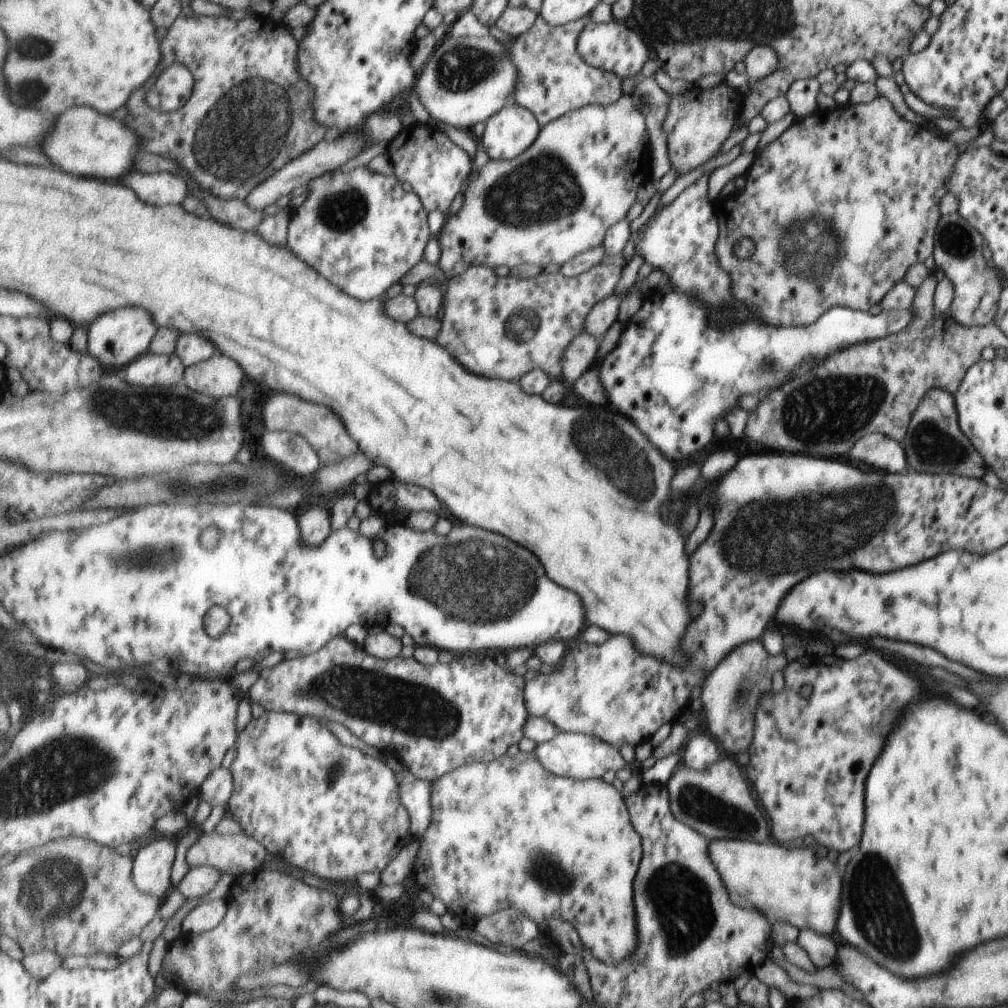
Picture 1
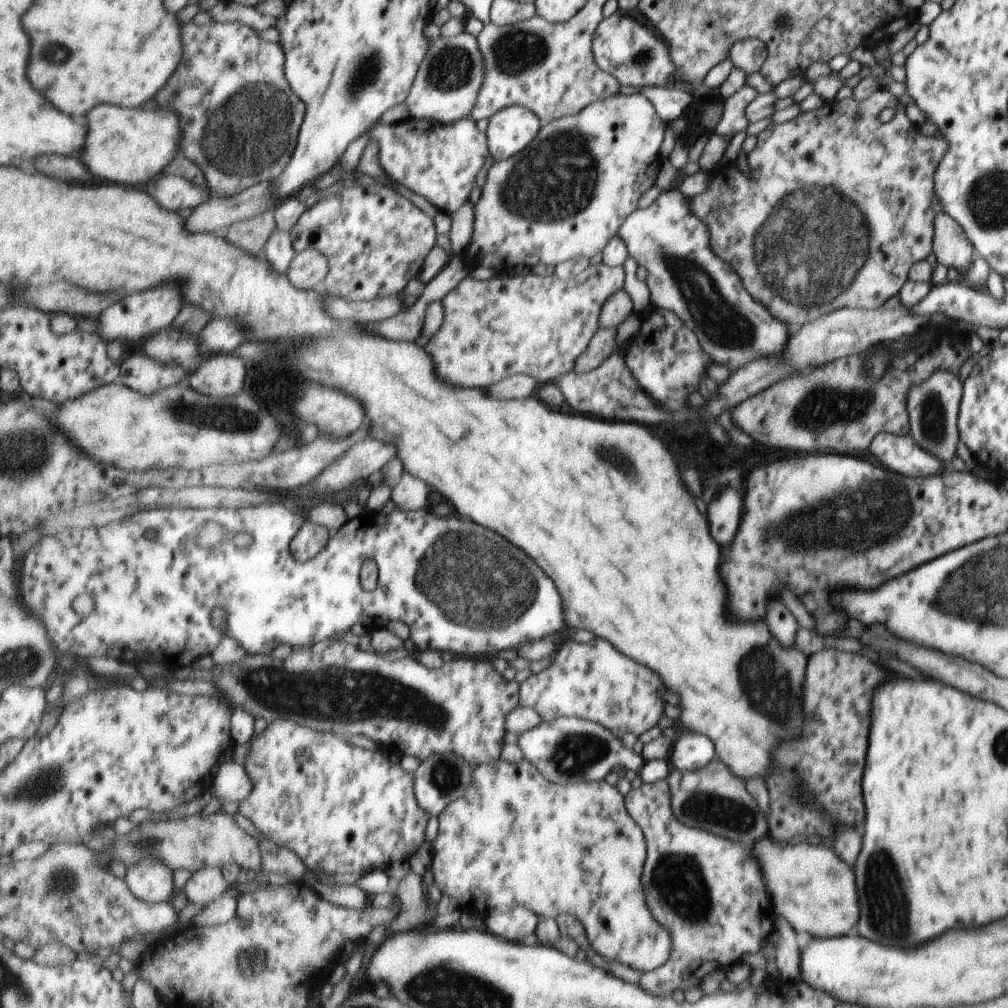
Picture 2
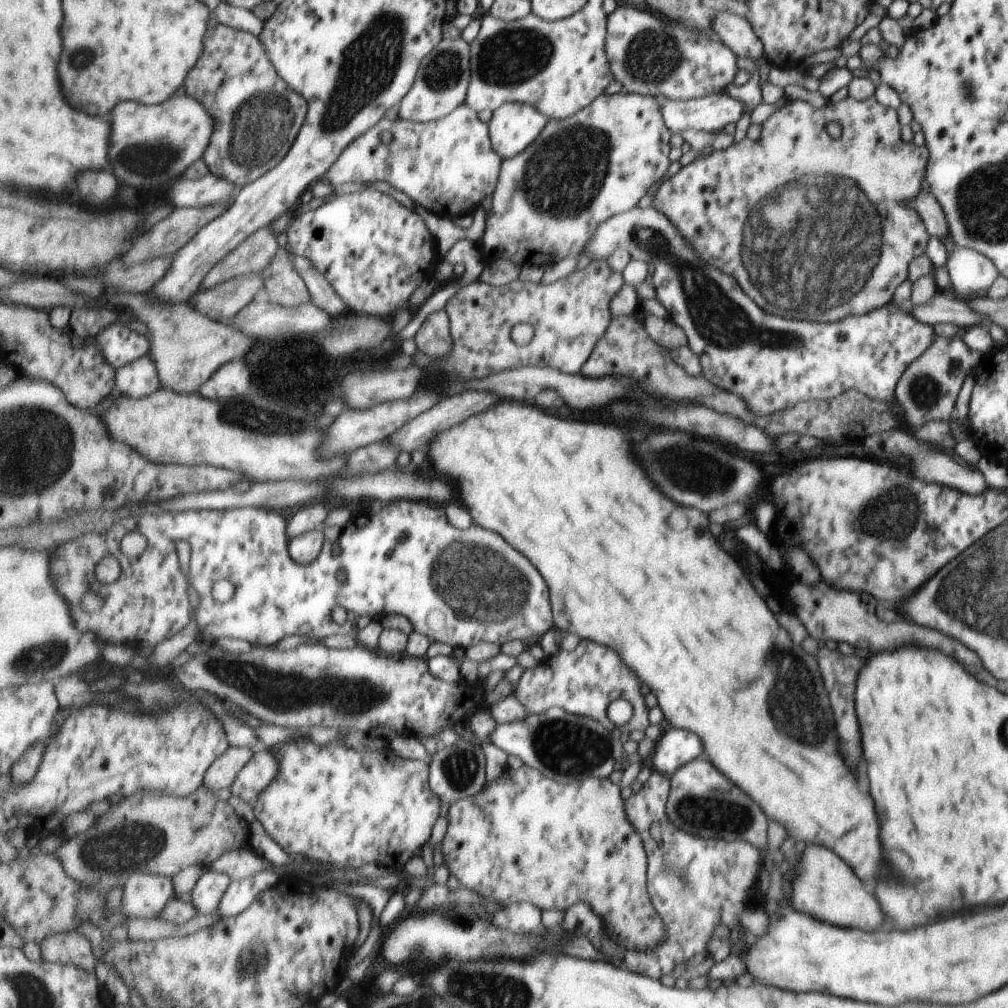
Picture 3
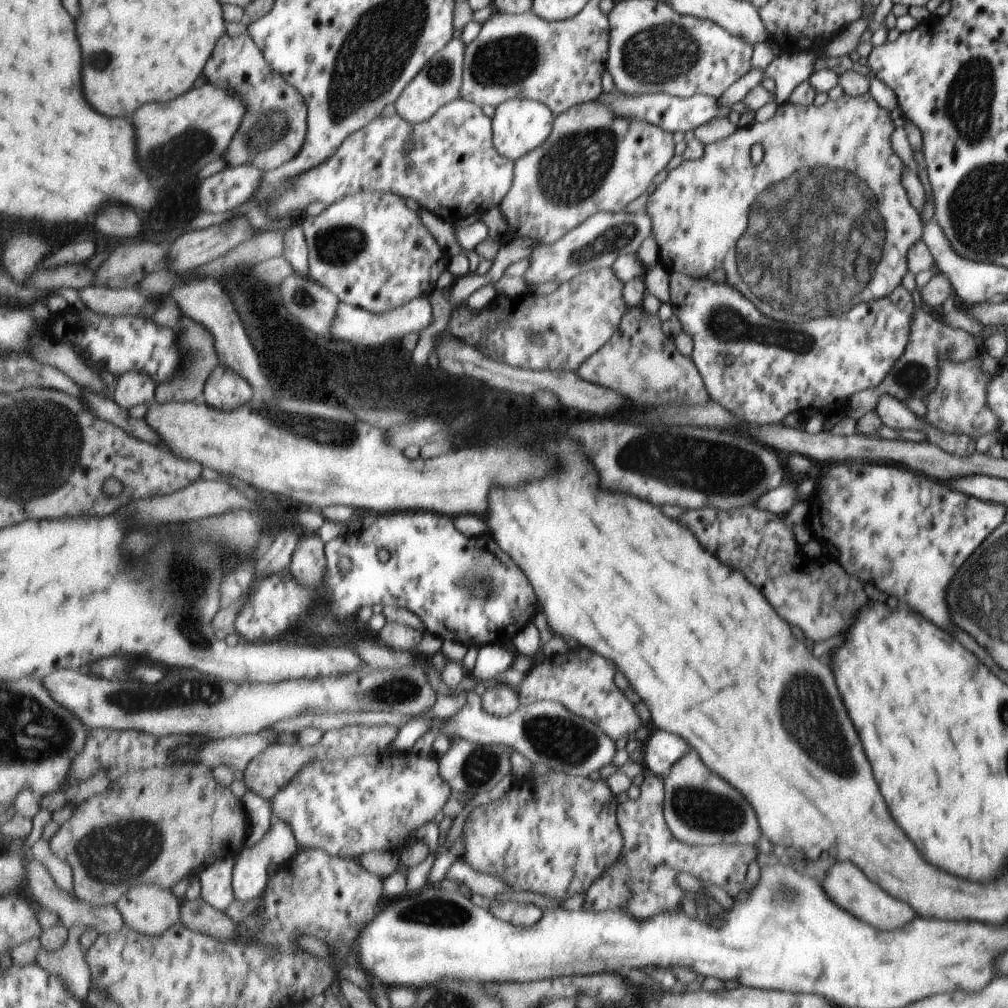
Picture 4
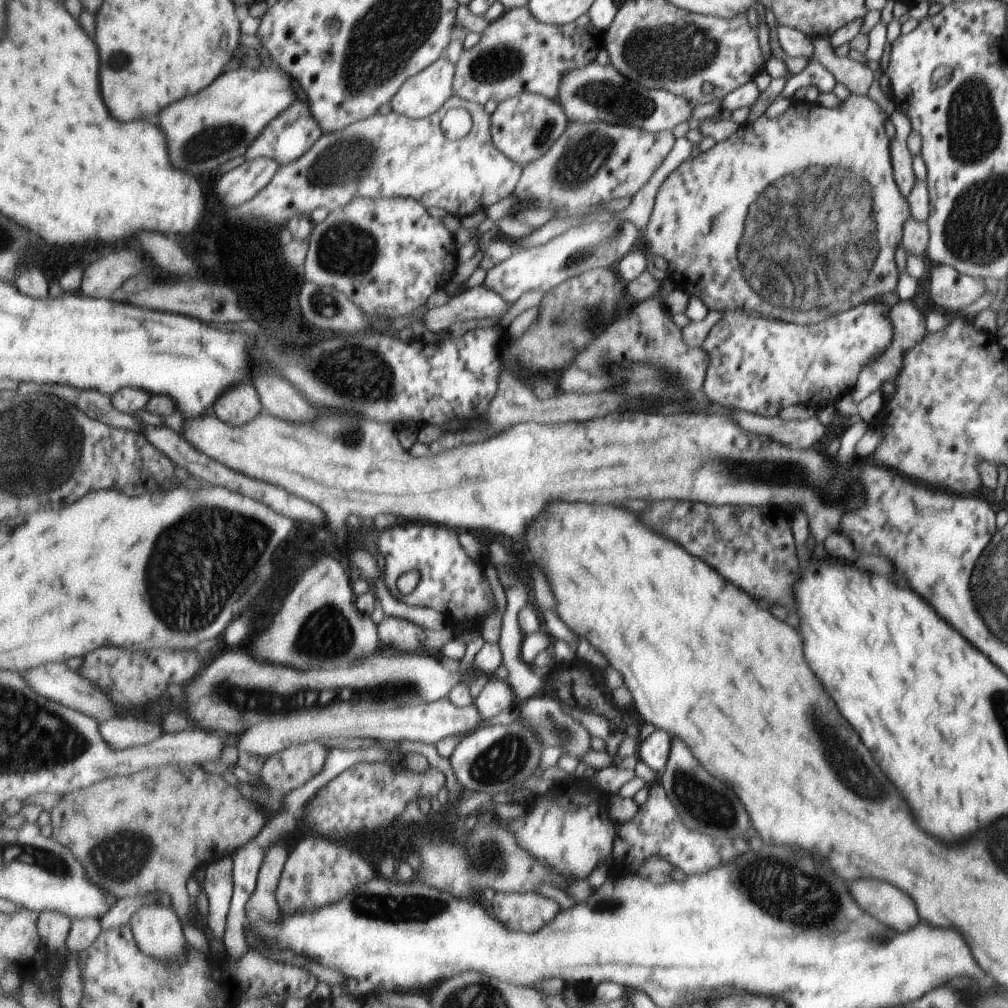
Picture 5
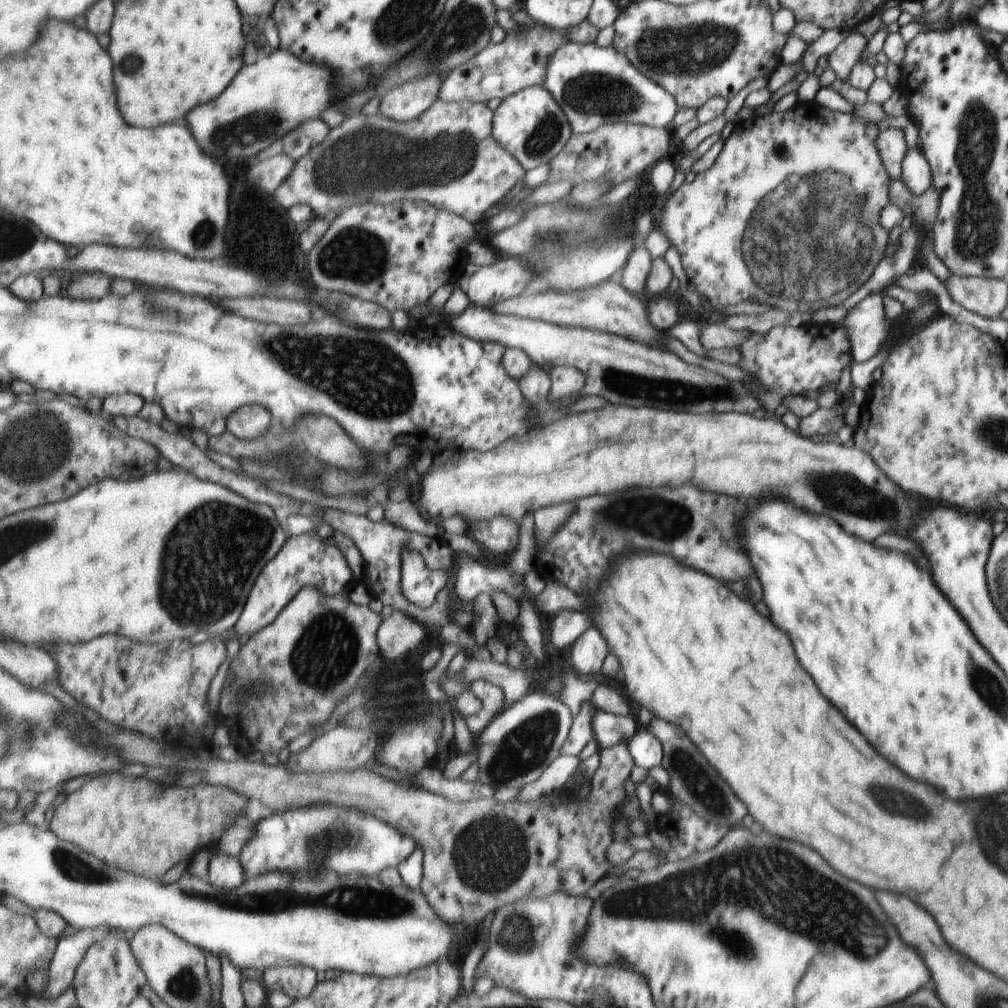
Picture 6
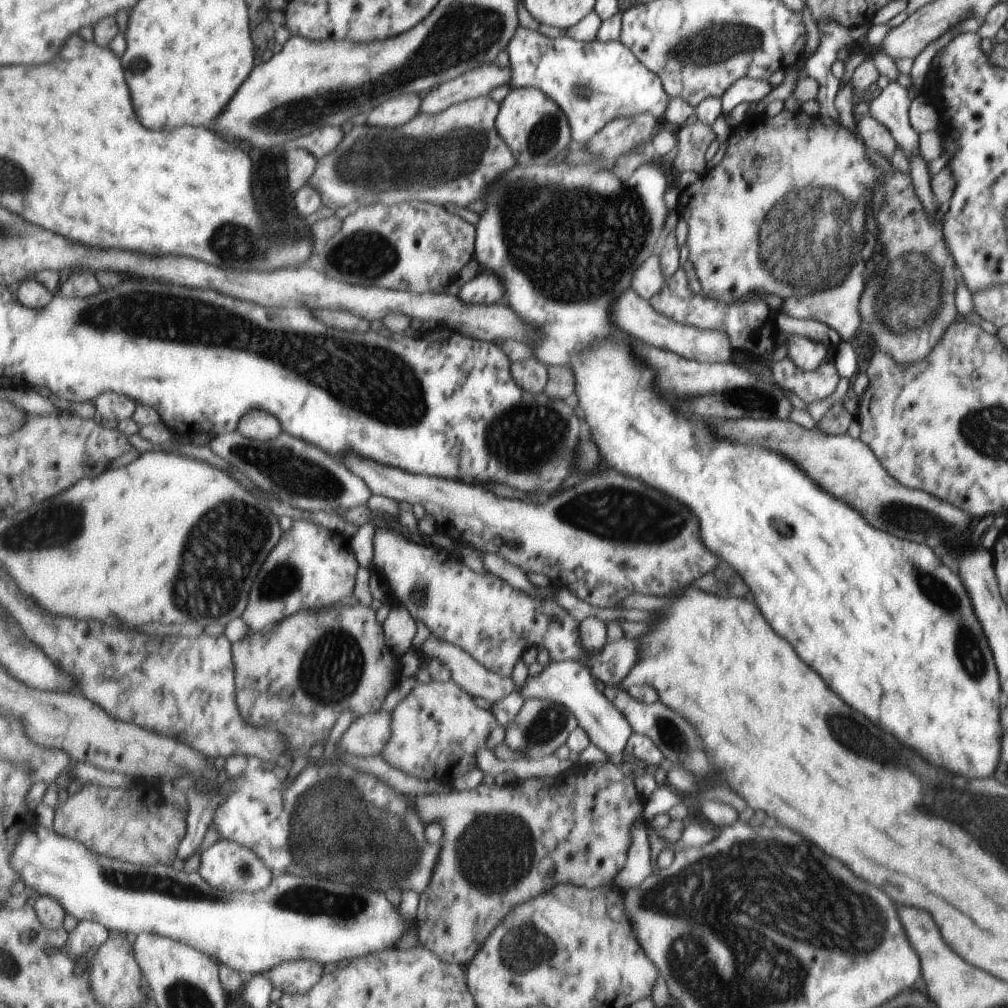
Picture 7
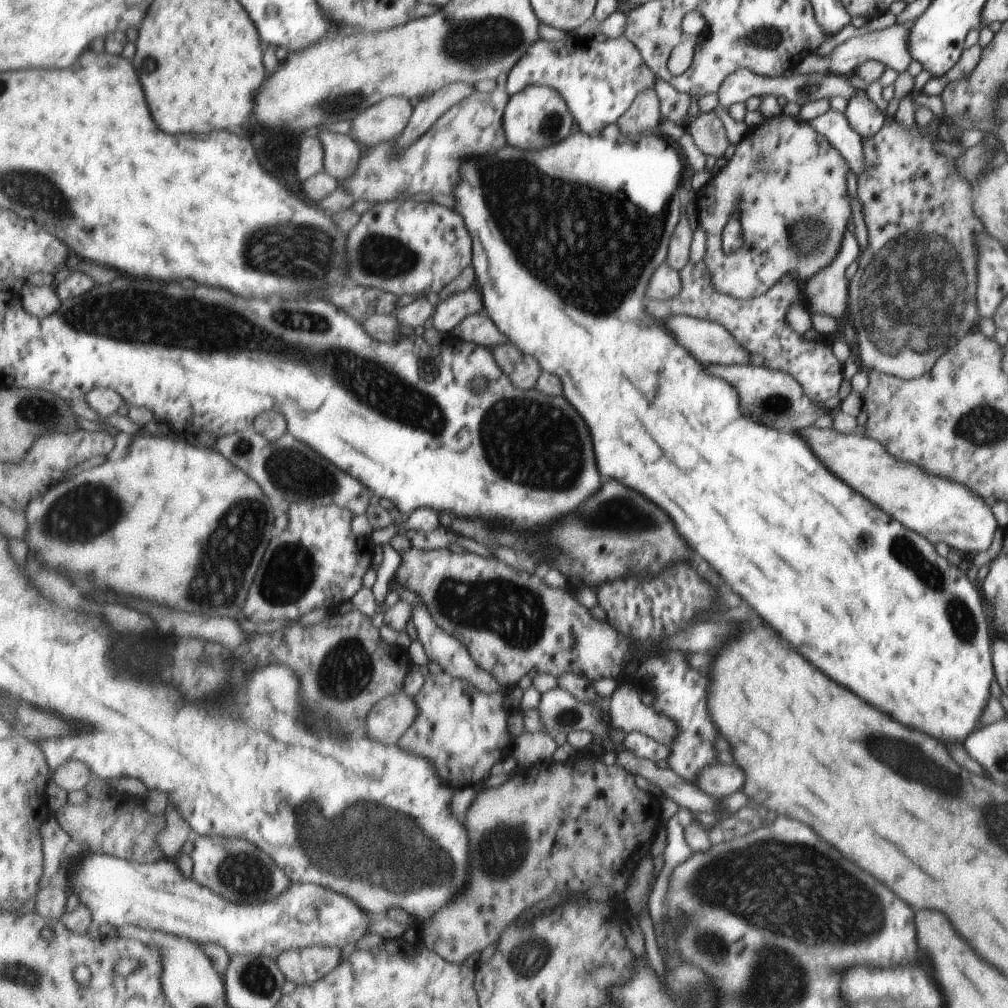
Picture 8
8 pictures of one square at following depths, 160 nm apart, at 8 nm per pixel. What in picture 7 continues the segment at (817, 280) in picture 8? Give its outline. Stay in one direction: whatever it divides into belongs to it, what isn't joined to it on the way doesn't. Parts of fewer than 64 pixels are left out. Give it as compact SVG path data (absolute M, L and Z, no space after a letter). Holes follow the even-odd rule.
M864 262L854 265L854 268L847 274L846 280L843 280L834 287L826 288L822 292L811 294L805 297L790 297L783 300L783 312L790 318L806 318L820 321L828 325L832 330L839 334L841 341L848 341L860 328L861 302L863 292L866 288L869 271Z

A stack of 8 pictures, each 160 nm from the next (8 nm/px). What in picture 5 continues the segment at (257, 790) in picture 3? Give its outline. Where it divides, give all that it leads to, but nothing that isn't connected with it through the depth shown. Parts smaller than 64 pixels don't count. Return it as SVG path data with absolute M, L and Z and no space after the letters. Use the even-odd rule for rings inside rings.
M321 741L287 748L267 759L260 777L277 796L283 796L306 786L319 775L324 770L330 749Z

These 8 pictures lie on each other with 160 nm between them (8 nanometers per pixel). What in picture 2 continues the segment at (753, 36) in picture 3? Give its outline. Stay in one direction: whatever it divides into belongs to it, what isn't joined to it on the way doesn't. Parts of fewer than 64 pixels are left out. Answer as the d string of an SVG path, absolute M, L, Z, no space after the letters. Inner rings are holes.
M747 39L733 44L729 58L744 73L758 73L768 59L768 46L764 41Z

